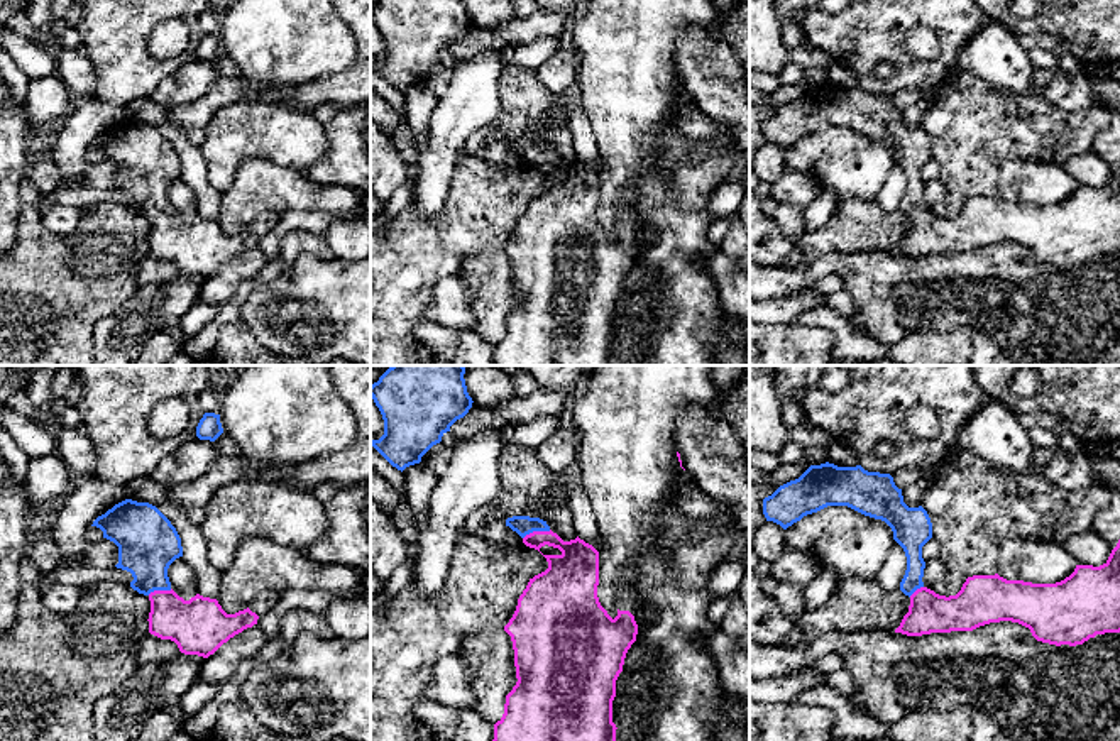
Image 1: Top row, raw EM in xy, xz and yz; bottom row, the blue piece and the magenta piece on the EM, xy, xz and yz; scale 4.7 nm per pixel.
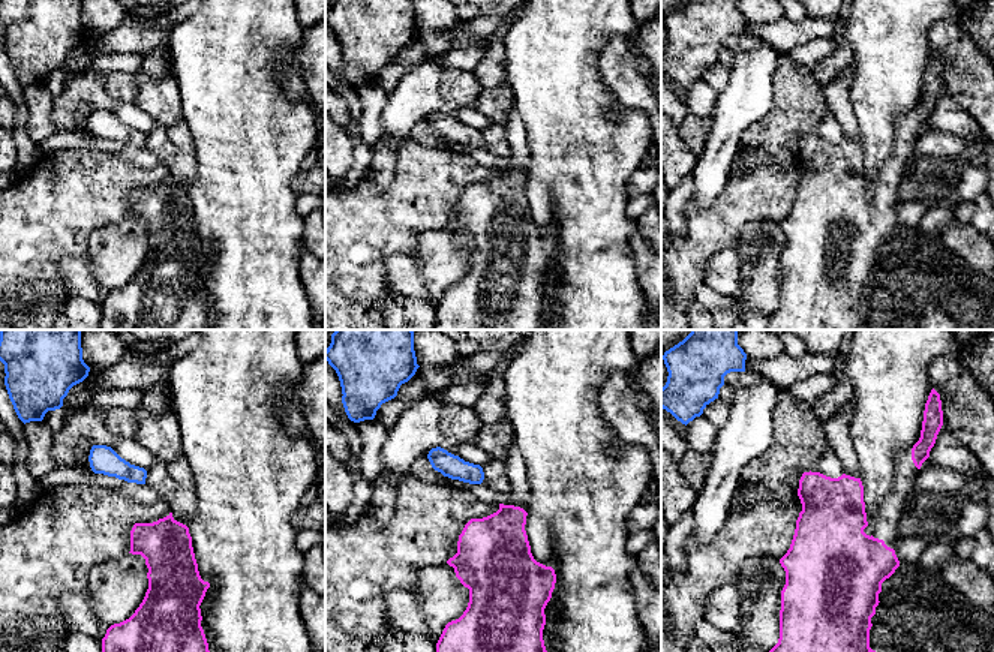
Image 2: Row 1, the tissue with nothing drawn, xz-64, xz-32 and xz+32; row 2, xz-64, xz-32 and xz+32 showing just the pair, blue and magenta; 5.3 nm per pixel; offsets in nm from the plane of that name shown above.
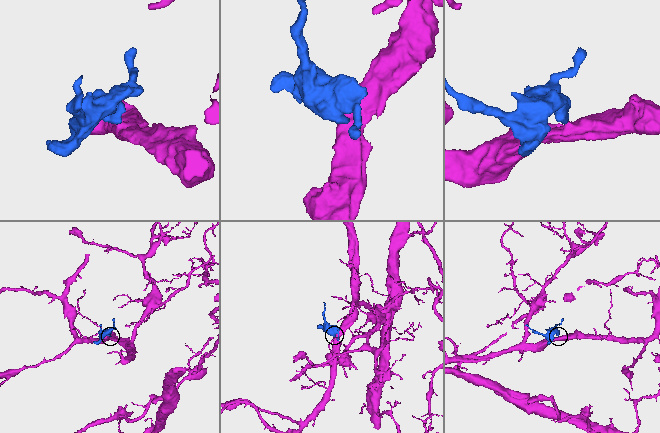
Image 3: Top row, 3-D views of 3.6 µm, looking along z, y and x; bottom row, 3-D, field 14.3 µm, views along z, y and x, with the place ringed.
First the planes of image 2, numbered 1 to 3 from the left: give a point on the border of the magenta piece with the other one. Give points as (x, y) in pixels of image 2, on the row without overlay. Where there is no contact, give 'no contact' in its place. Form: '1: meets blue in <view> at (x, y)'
1: no contact
2: no contact
3: no contact

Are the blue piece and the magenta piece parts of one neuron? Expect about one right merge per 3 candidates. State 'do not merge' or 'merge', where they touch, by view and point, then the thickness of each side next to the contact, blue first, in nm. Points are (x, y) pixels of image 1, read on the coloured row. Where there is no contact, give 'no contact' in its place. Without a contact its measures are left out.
merge; contact xz (537, 530); calibres 100 and 190 nm

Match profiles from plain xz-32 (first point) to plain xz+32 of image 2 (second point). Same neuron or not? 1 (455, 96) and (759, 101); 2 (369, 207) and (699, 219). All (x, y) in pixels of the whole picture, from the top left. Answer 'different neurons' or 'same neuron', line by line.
1: different neurons
2: same neuron

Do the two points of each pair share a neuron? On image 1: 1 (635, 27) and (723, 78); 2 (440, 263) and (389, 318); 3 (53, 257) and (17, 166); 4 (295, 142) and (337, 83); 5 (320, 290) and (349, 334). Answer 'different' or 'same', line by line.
1: different
2: same
3: different
4: different
5: same

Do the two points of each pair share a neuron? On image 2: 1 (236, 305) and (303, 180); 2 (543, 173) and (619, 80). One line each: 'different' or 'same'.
1: different
2: different

